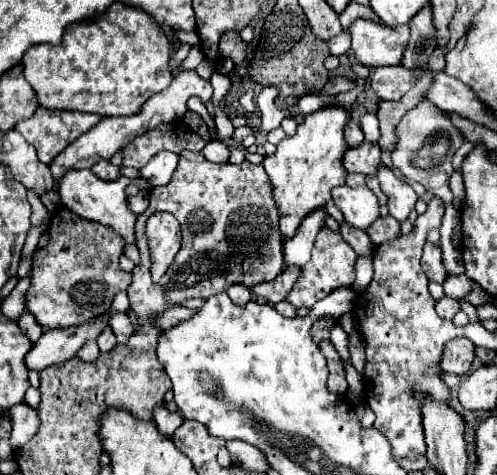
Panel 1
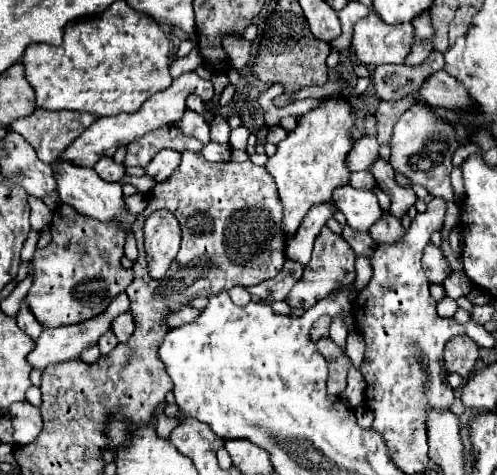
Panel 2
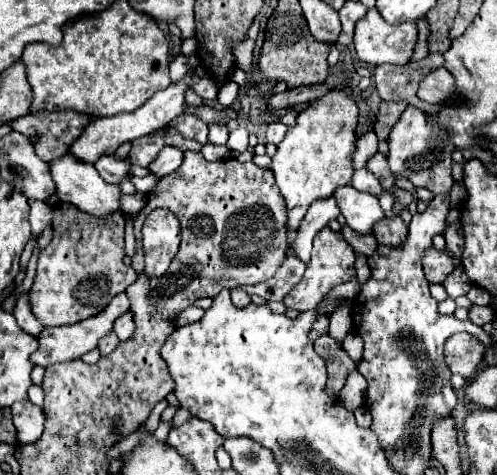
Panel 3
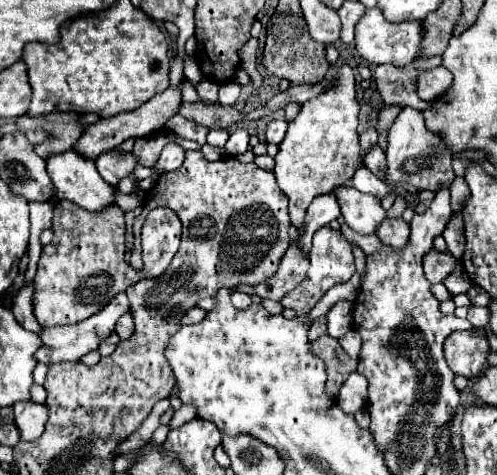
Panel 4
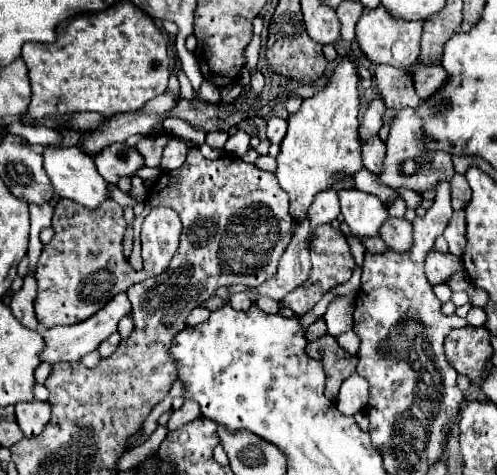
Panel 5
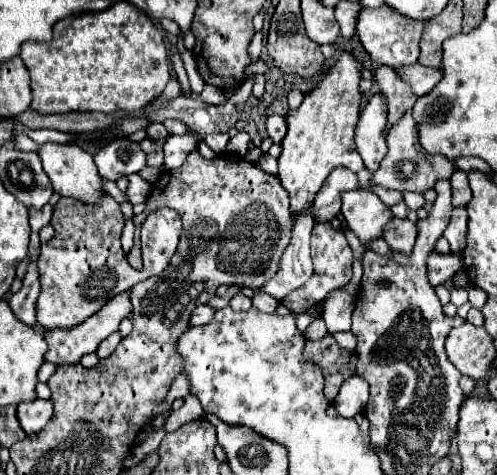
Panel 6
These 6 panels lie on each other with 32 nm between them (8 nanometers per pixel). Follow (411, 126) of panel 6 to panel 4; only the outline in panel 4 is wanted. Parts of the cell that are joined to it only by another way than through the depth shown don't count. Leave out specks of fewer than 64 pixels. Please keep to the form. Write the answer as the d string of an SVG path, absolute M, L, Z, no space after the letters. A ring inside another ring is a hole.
M408 106L400 112L400 116L396 118L396 122L388 132L386 160L388 160L388 180L392 180L392 186L396 186L402 180L412 184L414 188L444 188L450 186L450 182L454 180L450 148L438 134L426 128L422 112Z

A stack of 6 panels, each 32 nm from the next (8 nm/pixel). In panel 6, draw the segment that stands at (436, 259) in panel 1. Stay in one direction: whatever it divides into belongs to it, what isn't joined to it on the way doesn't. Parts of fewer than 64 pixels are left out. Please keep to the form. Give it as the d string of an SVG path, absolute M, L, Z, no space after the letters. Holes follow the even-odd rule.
M432 252L428 256L428 280L432 286L448 282L458 270L462 270L462 258L454 254Z

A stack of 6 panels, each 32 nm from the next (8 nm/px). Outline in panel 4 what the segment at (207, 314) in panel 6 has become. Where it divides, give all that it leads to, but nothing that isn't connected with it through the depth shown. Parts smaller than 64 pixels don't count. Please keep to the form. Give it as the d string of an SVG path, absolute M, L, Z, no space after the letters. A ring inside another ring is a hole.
M194 306L194 308L188 308L188 310L184 312L184 316L182 316L180 324L196 324L196 322L204 320L204 316L206 316L206 312L204 312L202 308Z

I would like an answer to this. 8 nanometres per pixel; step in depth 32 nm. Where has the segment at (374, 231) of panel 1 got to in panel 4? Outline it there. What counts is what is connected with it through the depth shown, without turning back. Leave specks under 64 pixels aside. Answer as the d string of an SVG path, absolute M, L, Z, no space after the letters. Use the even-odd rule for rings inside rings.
M386 218L378 224L376 236L390 248L404 248L404 244L408 244L410 224L406 224L402 218Z

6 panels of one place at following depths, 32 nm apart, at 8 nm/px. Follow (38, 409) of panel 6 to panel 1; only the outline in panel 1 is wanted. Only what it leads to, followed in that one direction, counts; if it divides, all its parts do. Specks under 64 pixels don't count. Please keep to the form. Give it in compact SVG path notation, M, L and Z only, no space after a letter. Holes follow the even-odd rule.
M16 404L10 408L10 422L12 422L10 448L12 452L16 452L36 434L36 428L40 424L36 420L36 410L26 404Z

